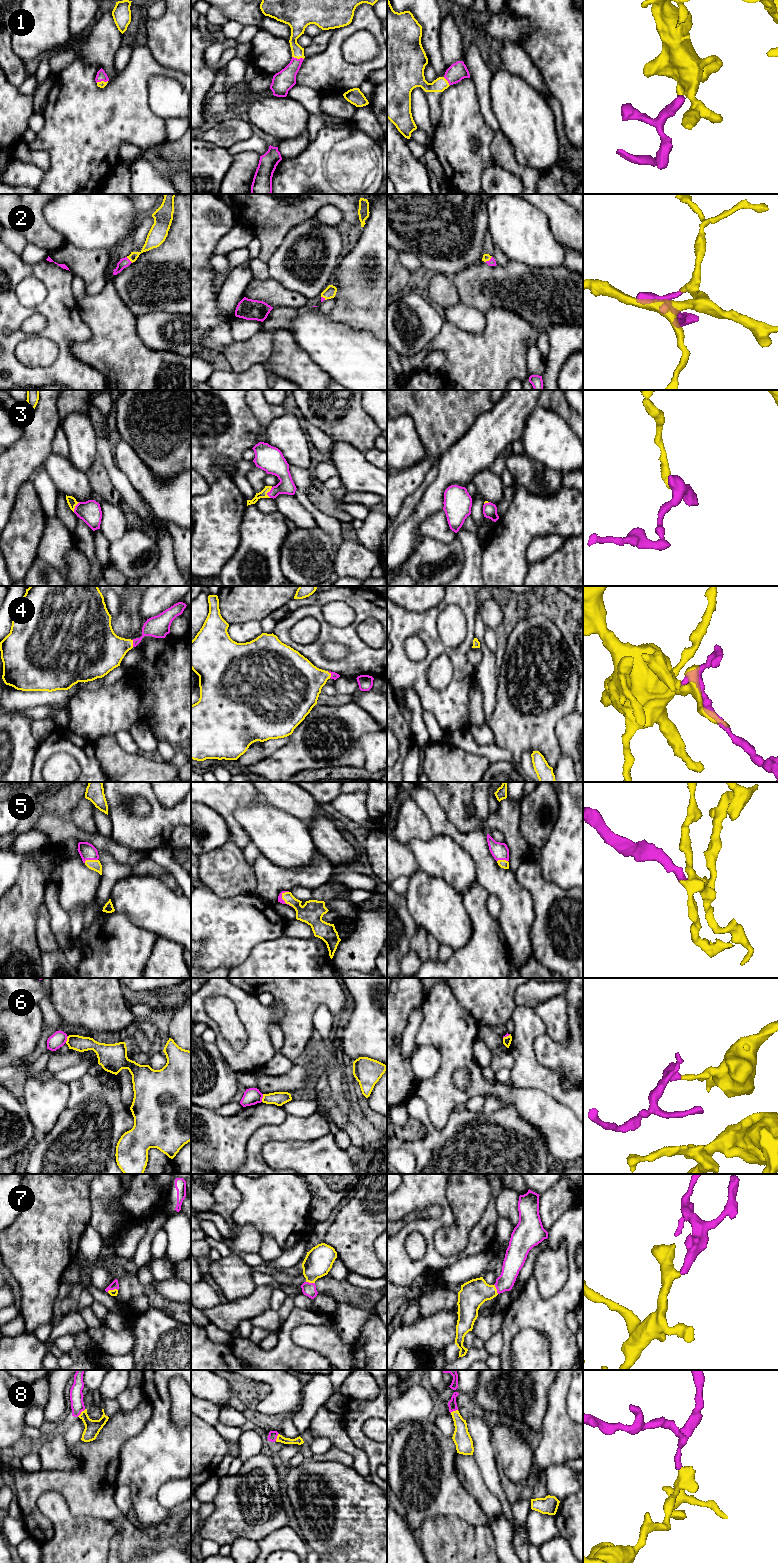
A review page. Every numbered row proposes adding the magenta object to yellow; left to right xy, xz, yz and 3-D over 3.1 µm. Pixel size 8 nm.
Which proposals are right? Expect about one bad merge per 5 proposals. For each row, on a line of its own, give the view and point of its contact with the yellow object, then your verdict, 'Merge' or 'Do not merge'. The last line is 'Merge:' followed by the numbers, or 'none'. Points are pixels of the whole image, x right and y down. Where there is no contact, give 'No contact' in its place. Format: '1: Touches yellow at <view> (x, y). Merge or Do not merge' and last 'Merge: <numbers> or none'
1: Touches yellow at xz (298, 58). Merge
2: Touches yellow at xy (129, 259). Merge
3: Touches yellow at xz (268, 491). Merge
4: Touches yellow at xy (132, 643). Merge
5: Touches yellow at xy (90, 860). Merge
6: Touches yellow at xz (262, 1098). Do not merge
7: Touches yellow at yz (496, 1289). Merge
8: Touches yellow at xy (81, 1412). Merge
Merge: 1, 2, 3, 4, 5, 7, 8

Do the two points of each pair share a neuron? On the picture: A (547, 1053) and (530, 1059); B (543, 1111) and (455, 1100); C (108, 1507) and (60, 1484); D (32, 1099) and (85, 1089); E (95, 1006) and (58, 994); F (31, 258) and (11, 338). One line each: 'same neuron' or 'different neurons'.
A: different neurons
B: same neuron
C: same neuron
D: different neurons
E: same neuron
F: different neurons

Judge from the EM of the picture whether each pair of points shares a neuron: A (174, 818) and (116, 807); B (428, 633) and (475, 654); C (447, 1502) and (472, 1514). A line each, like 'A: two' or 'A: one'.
A: one
B: two
C: one

